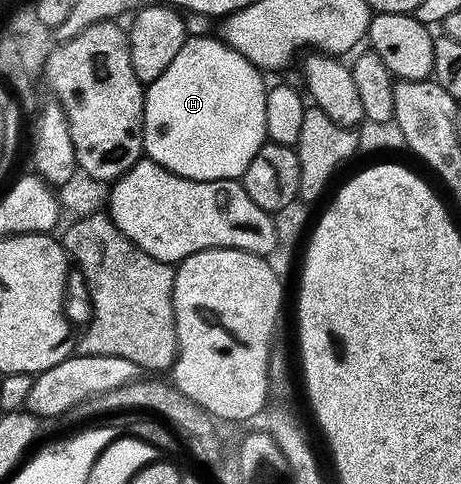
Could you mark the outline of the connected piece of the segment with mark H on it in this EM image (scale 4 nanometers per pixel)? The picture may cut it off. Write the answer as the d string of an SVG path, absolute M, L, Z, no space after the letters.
M187 37L186 43L176 52L172 64L160 72L156 81L145 87L144 128L142 145L145 157L151 158L166 170L192 180L241 179L242 173L252 164L252 156L268 140L264 104L267 83L262 83L263 71L254 66L240 52L214 38Z

